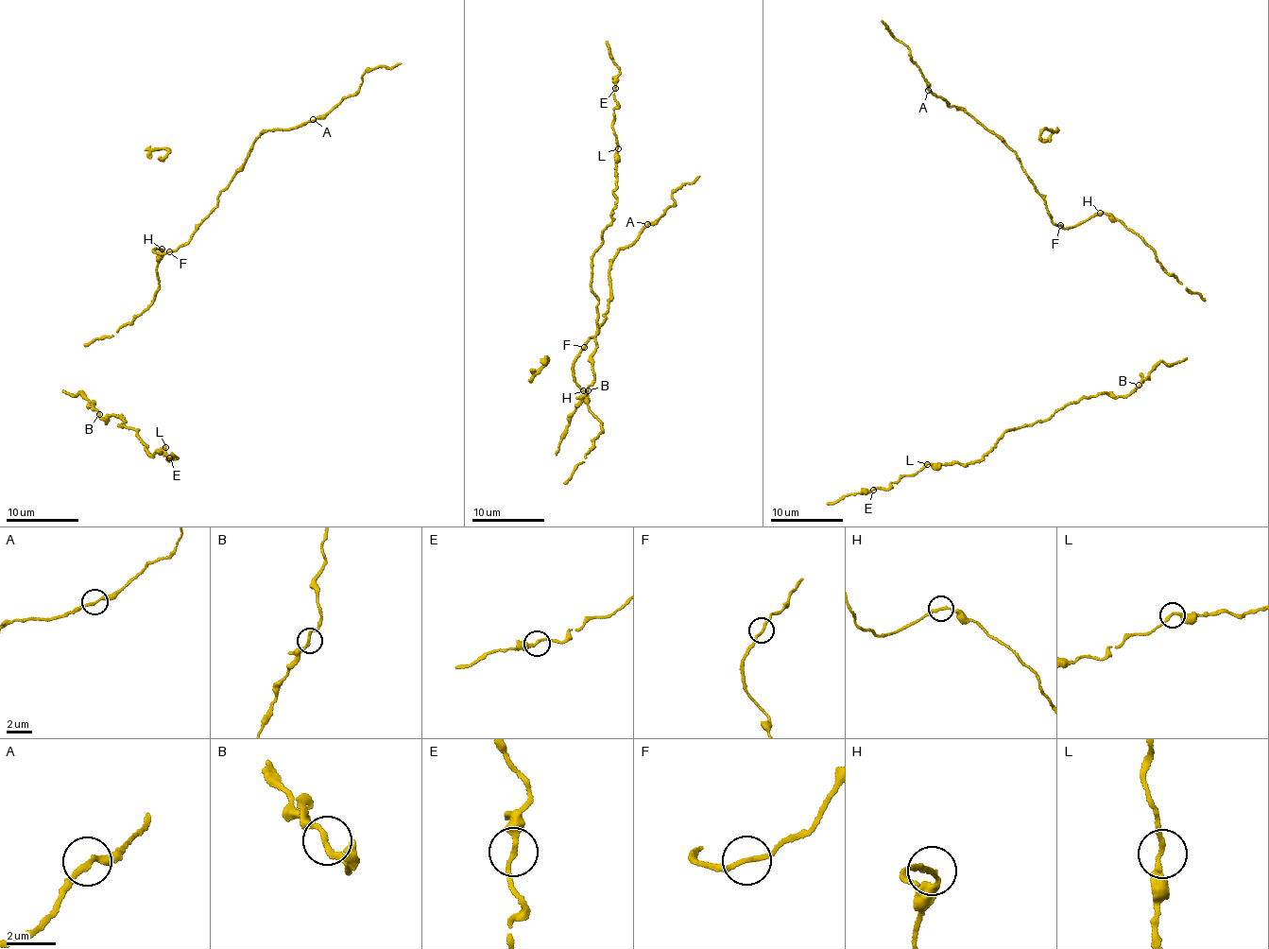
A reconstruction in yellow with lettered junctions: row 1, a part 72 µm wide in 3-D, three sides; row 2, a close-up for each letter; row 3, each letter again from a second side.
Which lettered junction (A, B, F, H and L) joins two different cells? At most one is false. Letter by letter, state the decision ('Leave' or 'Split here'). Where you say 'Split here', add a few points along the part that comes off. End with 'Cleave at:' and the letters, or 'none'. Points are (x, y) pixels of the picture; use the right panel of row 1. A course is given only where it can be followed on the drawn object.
A: Leave
B: Leave
F: Leave
H: Leave
L: Leave
Cleave at: none

